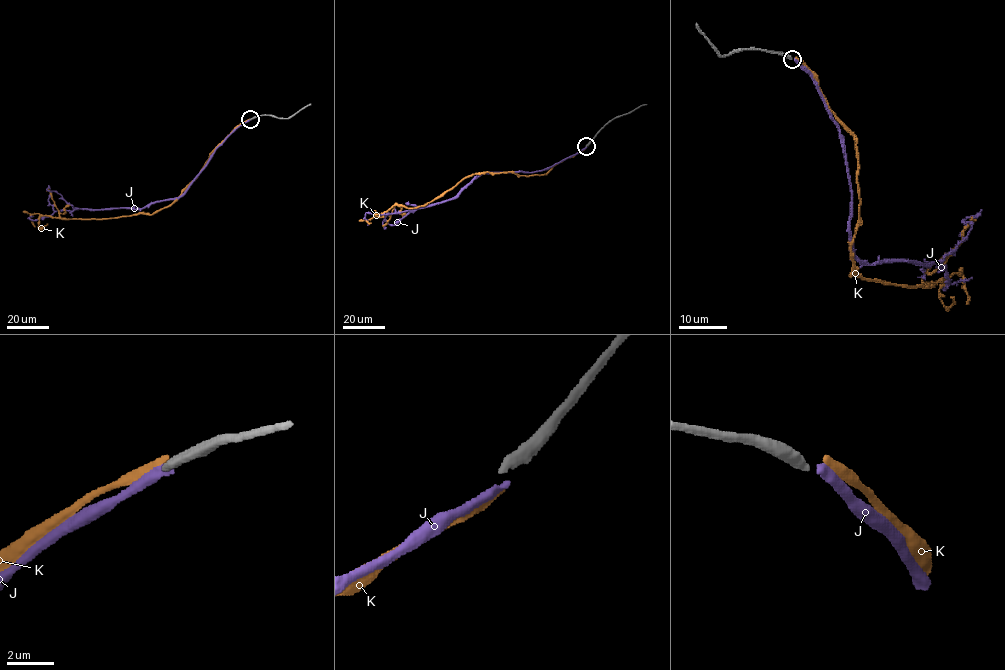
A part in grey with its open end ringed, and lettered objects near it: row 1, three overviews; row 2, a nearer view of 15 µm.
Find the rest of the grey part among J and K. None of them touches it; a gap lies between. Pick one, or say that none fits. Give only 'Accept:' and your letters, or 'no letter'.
Accept: J

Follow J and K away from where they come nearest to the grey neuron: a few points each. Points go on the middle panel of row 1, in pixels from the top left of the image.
J: (586, 147), (551, 167), (533, 172), (482, 173), (452, 198), (429, 205), (385, 214), (366, 213), (368, 225)
K: (586, 148), (540, 175), (476, 173), (464, 177), (423, 205), (413, 208), (393, 205), (367, 221), (371, 222)

